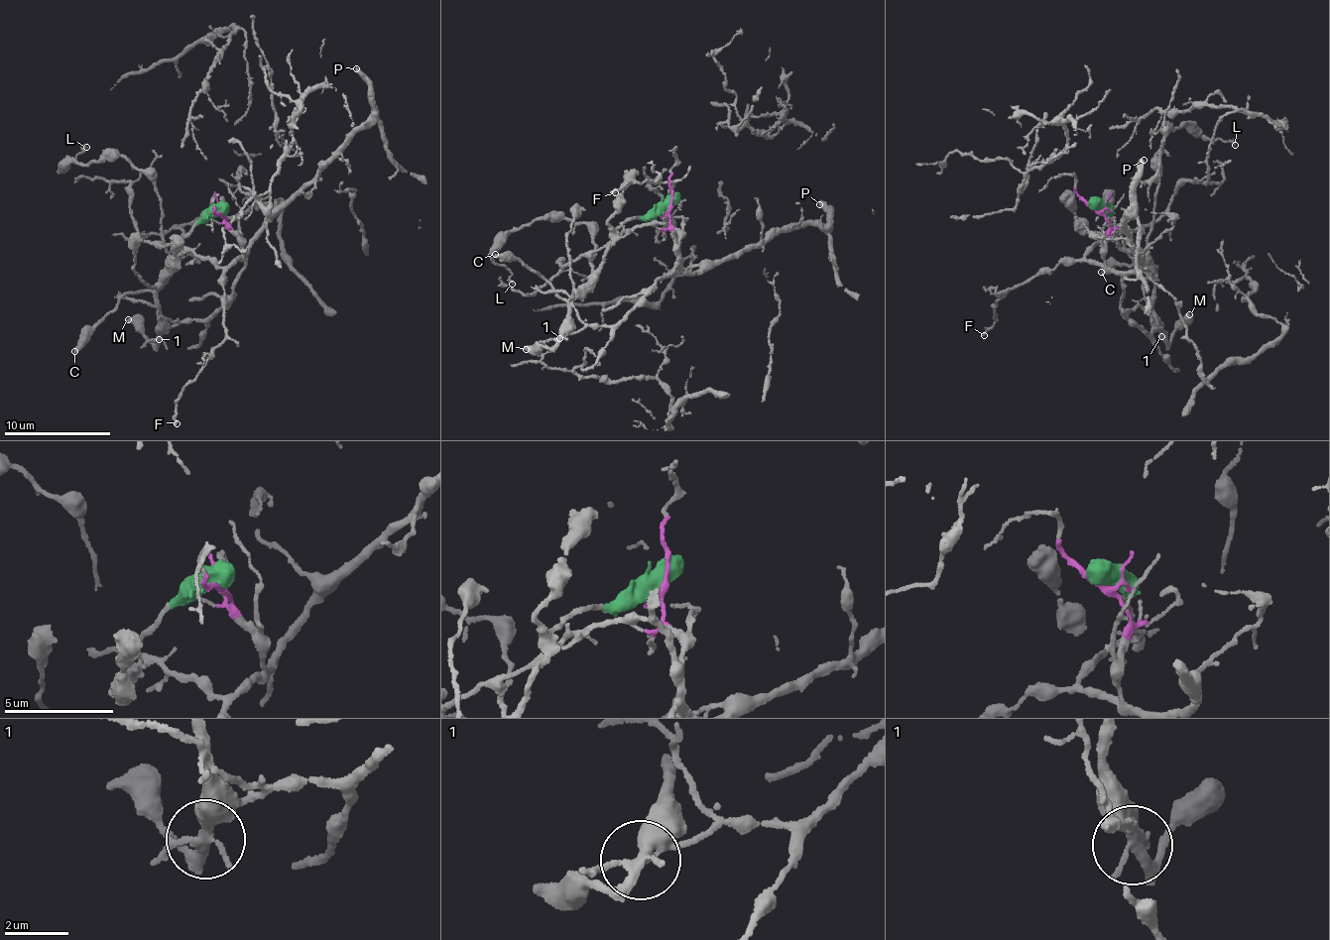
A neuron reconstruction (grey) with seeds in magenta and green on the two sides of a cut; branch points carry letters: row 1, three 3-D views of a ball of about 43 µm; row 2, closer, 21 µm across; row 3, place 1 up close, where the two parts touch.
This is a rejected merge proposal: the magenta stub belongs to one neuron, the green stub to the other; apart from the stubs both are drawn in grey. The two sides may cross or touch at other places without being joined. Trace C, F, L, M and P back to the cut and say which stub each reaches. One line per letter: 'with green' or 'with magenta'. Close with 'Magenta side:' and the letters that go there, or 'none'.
C: with green
F: with magenta
L: with green
M: with green
P: with magenta
Magenta side: F, P

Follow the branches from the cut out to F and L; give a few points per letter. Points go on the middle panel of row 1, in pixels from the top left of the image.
F: (671, 203), (671, 223), (676, 242), (664, 222), (670, 182), (628, 182), (615, 195), (615, 192)
L: (668, 205), (612, 234), (595, 274), (595, 237), (585, 224), (544, 216), (513, 228), (493, 254), (513, 285)

